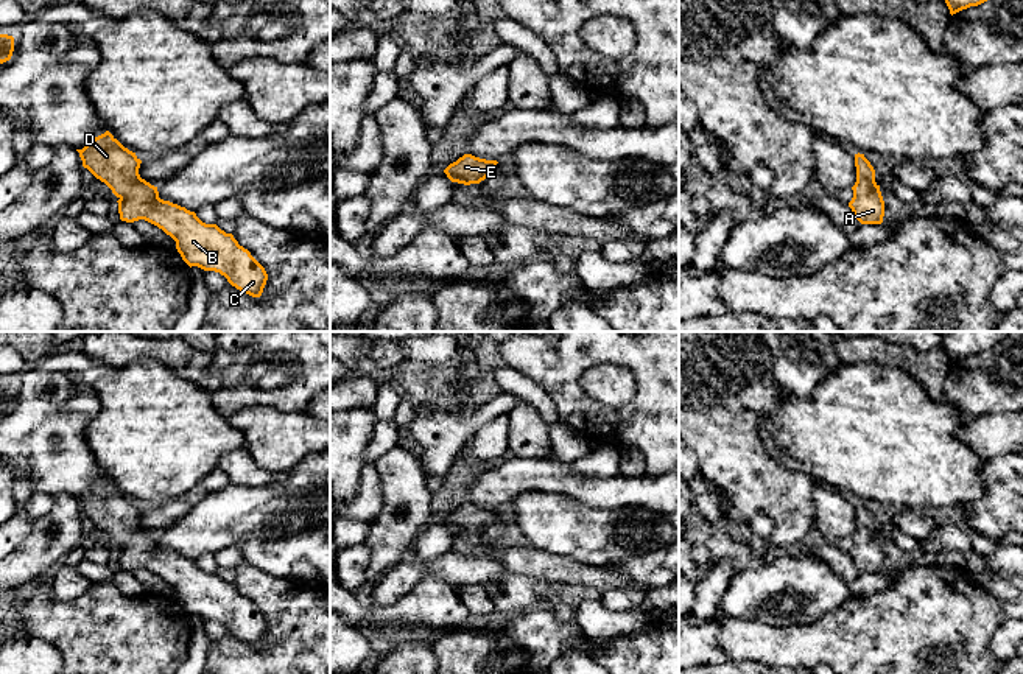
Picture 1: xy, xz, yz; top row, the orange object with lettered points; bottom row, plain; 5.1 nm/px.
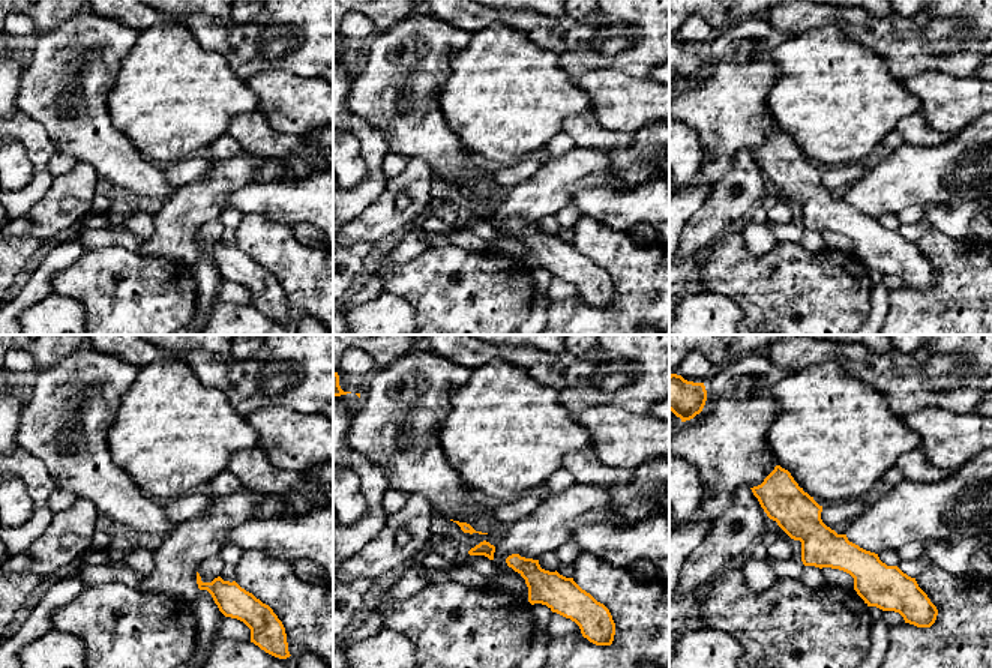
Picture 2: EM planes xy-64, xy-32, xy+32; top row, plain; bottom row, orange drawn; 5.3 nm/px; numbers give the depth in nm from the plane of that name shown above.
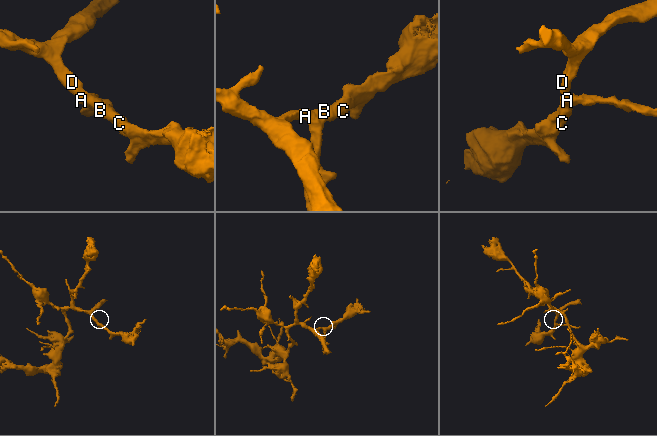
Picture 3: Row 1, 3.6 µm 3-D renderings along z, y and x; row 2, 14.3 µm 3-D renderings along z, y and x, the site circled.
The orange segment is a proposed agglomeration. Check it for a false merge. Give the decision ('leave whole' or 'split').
leave whole

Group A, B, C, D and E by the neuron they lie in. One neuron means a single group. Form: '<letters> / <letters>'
A B C D E

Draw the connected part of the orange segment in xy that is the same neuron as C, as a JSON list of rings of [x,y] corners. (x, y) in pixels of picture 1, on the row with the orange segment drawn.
[[[109,131],[76,149],[97,179],[118,198],[120,219],[145,219],[176,241],[182,260],[192,268],[220,272],[252,297],[260,297],[268,280],[265,268],[238,244],[232,233],[202,223],[195,212],[159,198],[157,187],[140,177],[142,160]]]

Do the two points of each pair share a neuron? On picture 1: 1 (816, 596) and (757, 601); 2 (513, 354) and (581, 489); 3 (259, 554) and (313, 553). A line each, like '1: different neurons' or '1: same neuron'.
1: same neuron
2: different neurons
3: same neuron

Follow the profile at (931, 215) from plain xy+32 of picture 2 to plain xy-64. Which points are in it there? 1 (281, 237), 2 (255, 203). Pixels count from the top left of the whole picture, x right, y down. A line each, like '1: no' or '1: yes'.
1: no
2: yes

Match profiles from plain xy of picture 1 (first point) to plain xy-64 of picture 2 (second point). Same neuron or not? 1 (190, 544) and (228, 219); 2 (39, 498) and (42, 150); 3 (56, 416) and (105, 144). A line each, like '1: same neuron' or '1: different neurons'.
1: different neurons
2: different neurons
3: same neuron

